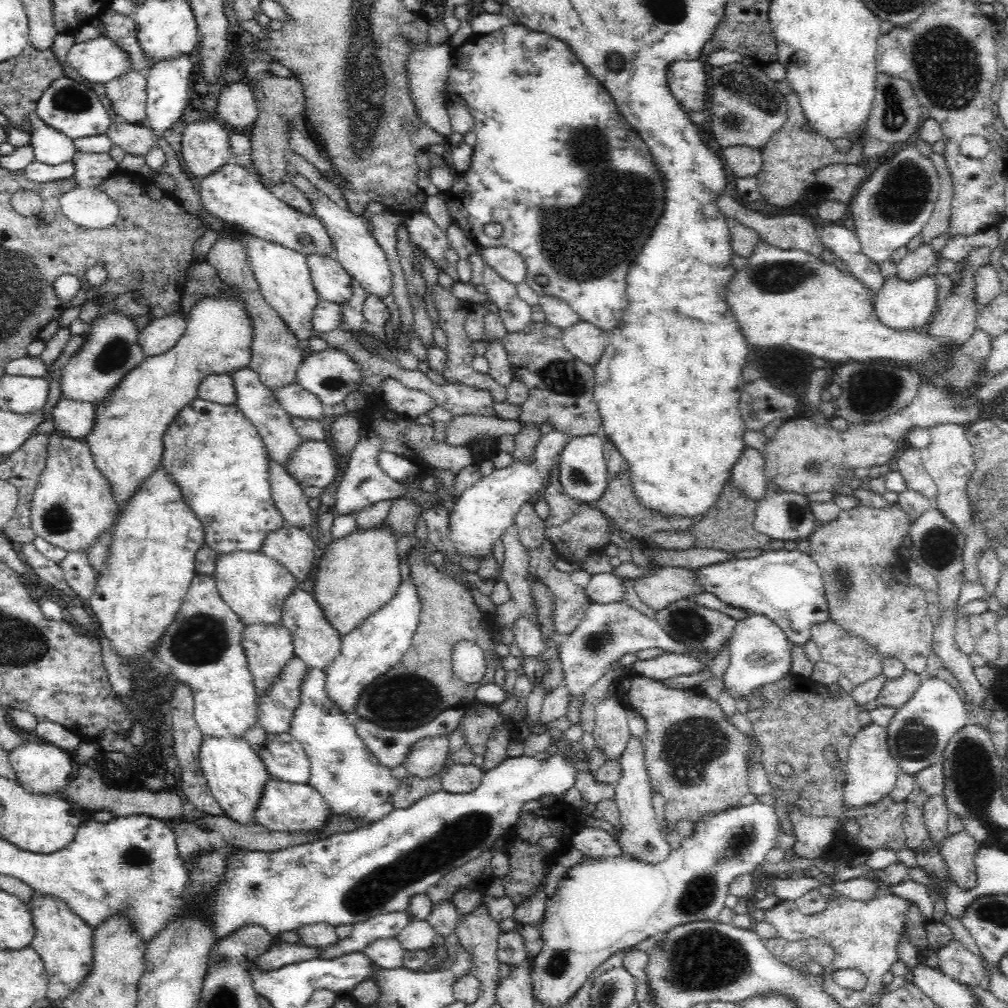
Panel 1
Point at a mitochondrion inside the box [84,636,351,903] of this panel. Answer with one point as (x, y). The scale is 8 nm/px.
(133, 857)

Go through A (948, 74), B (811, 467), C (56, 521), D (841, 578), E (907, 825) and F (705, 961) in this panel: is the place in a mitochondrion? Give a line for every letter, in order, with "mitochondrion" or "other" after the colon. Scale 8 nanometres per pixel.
A: mitochondrion
B: mitochondrion
C: mitochondrion
D: mitochondrion
E: other
F: mitochondrion

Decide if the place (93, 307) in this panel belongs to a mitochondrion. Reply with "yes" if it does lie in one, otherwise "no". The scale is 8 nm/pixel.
no

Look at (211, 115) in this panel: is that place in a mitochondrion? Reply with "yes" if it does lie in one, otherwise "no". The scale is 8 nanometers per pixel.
no

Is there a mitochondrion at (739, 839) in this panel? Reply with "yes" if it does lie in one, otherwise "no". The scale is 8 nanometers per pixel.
yes

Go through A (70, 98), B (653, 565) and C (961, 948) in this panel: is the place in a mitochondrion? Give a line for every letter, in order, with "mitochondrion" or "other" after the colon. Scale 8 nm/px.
A: mitochondrion
B: other
C: other

